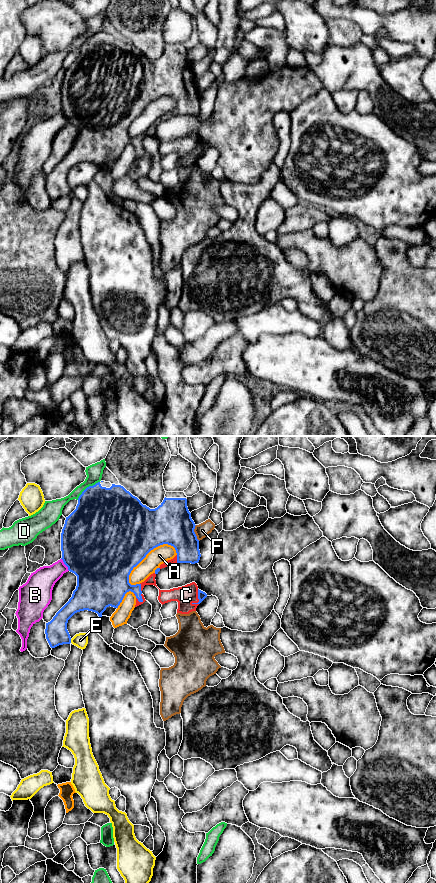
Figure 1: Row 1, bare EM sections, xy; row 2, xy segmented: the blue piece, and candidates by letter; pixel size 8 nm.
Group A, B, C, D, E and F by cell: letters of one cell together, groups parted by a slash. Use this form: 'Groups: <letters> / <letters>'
Groups: A / B / C / D / E / F

